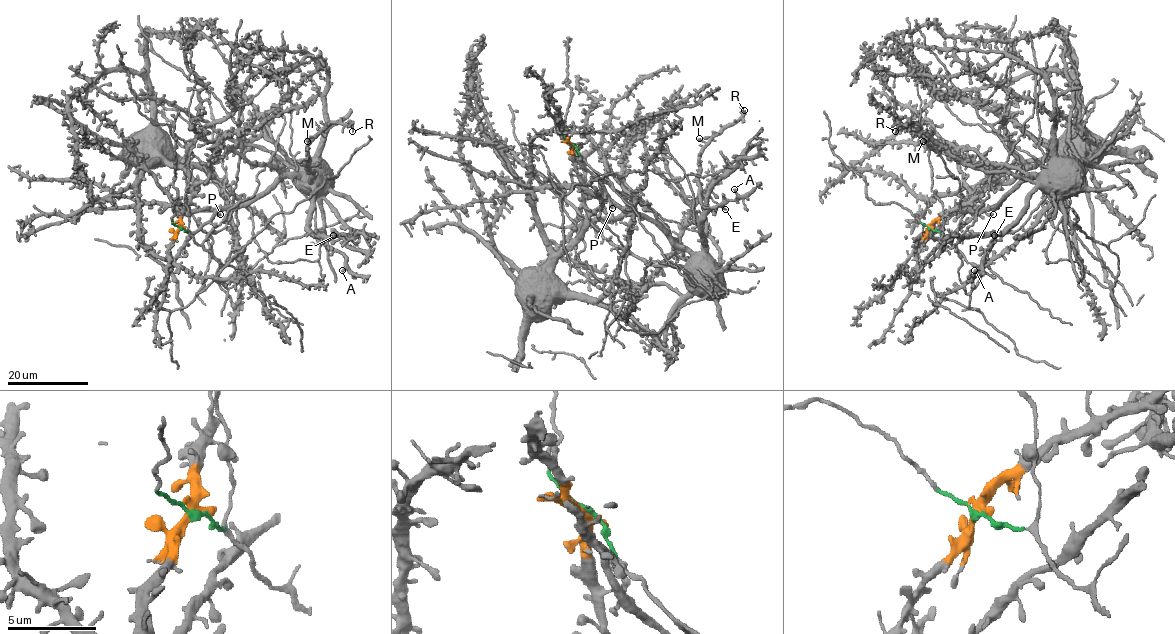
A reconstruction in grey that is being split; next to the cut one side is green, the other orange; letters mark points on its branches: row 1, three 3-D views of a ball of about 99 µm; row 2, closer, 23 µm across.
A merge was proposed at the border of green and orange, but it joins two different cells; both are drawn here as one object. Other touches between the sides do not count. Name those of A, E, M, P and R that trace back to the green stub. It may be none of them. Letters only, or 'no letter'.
A, E, M, P, R

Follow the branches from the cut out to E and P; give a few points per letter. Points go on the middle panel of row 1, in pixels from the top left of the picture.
E: (572, 145), (611, 187), (651, 204), (668, 235), (692, 252), (704, 249), (701, 220), (720, 205), (726, 210)
P: (572, 145), (611, 187), (651, 204), (672, 240), (654, 223), (622, 211), (610, 200), (612, 208)

